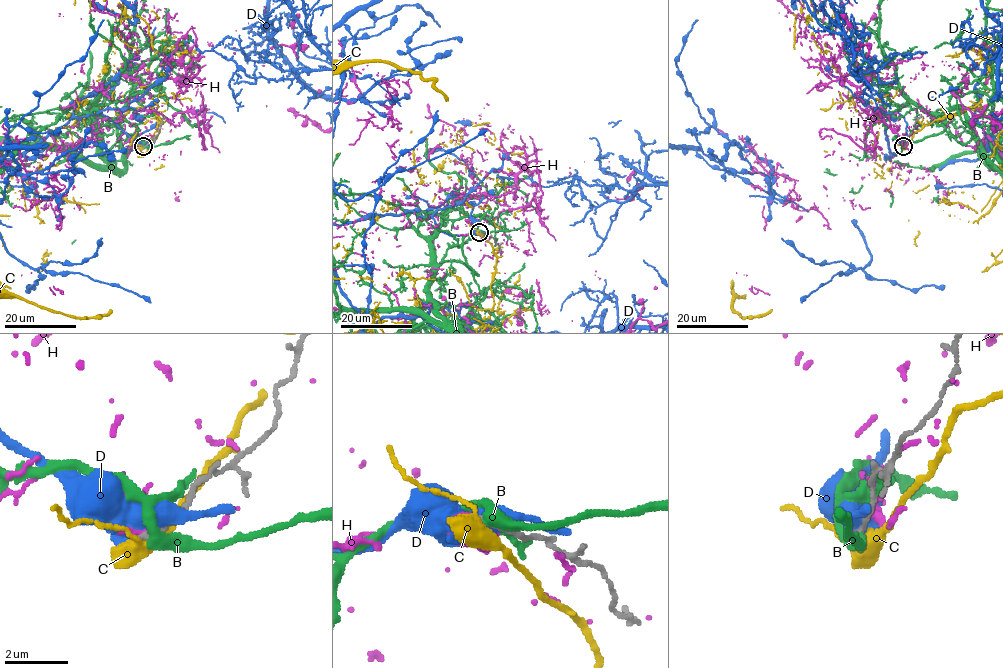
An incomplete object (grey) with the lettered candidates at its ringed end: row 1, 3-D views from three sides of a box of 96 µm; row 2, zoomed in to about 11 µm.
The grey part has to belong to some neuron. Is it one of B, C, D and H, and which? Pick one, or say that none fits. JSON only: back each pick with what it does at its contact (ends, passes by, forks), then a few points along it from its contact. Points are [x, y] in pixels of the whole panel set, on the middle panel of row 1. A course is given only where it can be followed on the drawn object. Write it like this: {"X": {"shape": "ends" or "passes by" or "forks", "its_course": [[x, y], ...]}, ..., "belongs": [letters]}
{"belongs": []}

